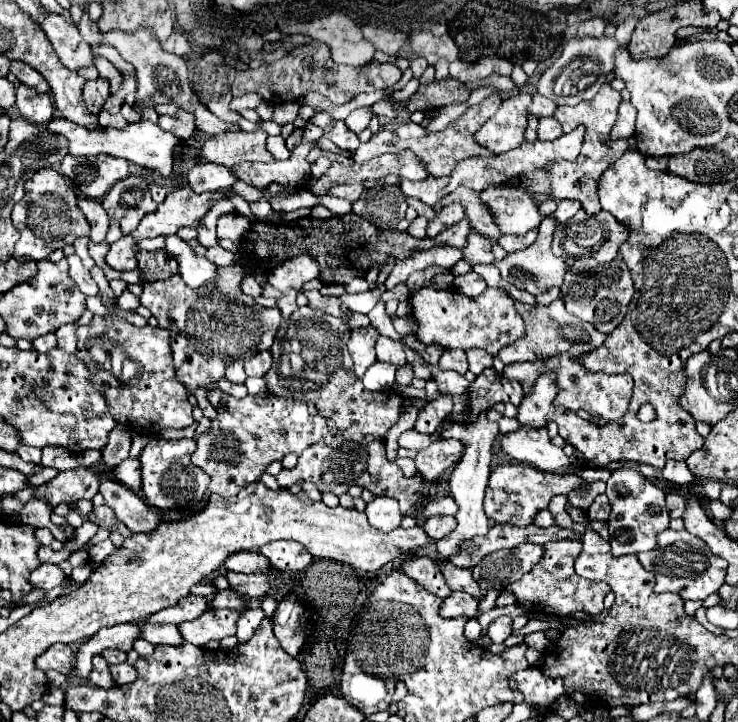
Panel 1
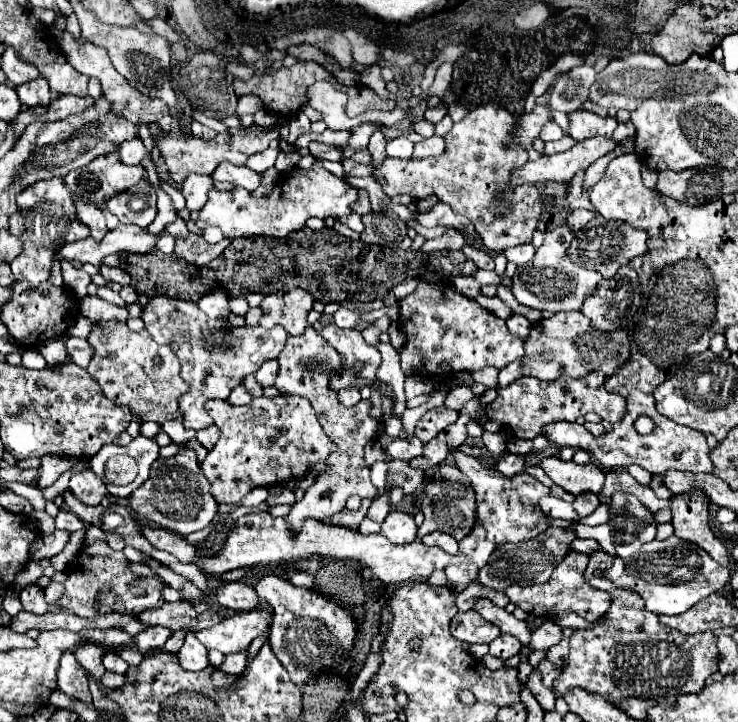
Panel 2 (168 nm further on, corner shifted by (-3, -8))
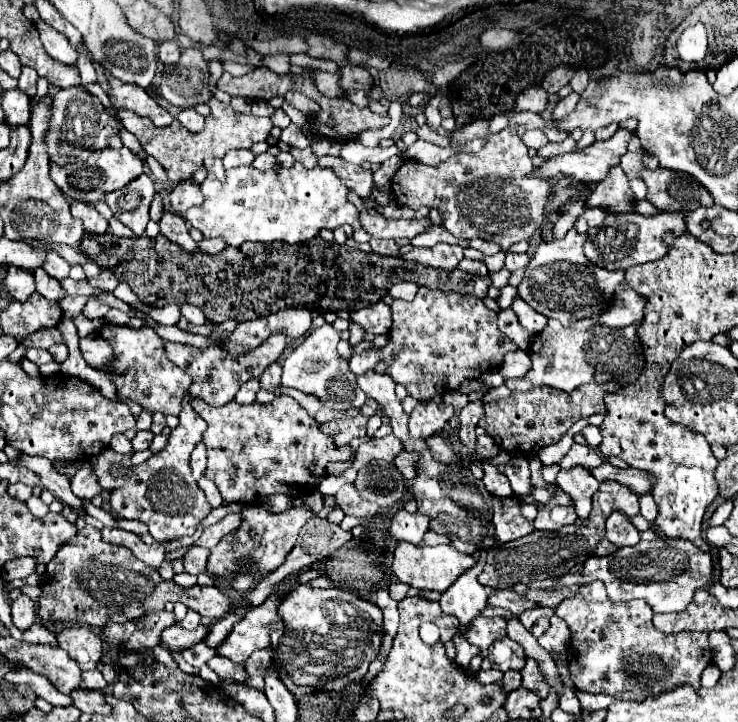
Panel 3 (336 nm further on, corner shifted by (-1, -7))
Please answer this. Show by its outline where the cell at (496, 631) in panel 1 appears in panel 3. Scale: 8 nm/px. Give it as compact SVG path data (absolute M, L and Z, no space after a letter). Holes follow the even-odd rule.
M504 637L504 639L490 645L488 659L492 661L492 667L498 669L498 671L508 671L508 669L520 671L524 667L524 663L526 663L524 649L516 641L512 641L508 637Z

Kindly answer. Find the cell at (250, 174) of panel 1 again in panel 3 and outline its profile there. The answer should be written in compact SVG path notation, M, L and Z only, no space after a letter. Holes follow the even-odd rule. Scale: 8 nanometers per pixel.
M206 159L206 161L204 161L204 167L208 169L208 173L216 175L220 181L226 179L226 171L224 171L224 165L222 165L220 159Z

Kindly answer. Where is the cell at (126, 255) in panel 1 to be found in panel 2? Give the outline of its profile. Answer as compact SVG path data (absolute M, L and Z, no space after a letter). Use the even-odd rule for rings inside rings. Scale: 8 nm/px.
M102 266L100 268L100 274L110 280L110 282L116 282L120 286L128 286L130 284L130 274L122 268L110 268L110 266Z

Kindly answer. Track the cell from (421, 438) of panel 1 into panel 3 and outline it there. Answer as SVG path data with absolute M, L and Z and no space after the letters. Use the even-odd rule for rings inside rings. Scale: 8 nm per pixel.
M388 435L382 439L368 439L364 441L354 457L354 469L362 469L366 463L378 459L378 461L394 461L394 457L404 451L404 445L398 437Z

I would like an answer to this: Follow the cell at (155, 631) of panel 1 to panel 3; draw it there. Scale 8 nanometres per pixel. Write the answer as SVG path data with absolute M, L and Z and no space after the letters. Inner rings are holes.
M214 655L214 657L208 661L208 667L210 667L220 679L236 679L238 683L244 683L246 677L248 677L242 665L236 665L236 663L232 663L228 657L222 657L222 655Z

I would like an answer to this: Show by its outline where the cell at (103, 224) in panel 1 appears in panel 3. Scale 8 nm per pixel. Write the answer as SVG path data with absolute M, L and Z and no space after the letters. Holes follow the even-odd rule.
M72 201L70 203L72 215L76 219L82 219L86 233L92 235L104 235L108 231L108 221L90 205L90 203L82 203L82 201Z

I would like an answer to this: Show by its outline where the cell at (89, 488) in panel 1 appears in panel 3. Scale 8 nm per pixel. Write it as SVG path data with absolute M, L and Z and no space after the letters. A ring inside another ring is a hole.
M84 463L84 467L70 479L70 485L72 485L72 493L84 501L90 501L92 497L102 493L102 487L98 485L96 475L88 463Z

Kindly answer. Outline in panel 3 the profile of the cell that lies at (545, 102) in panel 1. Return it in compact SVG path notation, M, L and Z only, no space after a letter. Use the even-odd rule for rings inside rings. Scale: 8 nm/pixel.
M530 129L530 131L524 133L522 141L524 141L526 147L534 147L534 149L538 149L540 145L546 145L546 143L548 143L548 137L546 137L544 131L540 131L540 129Z

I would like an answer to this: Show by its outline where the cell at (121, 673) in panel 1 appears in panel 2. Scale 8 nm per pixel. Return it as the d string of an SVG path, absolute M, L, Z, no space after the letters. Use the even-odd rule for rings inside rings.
M106 672L104 676L102 676L102 680L100 680L100 684L104 686L104 690L116 690L116 688L120 688L122 684L124 684L124 676L122 674L114 674L114 672Z

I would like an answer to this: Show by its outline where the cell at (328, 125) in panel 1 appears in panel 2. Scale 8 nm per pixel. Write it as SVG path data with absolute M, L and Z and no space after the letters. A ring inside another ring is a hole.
M310 142L310 144L308 144L308 150L310 150L310 154L312 154L314 158L318 158L318 160L332 160L332 162L336 162L336 160L340 160L340 156L342 156L342 152L340 152L336 146L318 144L318 142Z

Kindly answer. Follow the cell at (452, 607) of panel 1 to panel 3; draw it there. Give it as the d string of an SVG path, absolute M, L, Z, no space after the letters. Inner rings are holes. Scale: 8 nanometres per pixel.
M474 617L470 625L466 627L460 627L460 633L462 637L480 647L482 651L488 649L496 639L504 639L506 637L506 627L504 627L504 619L500 617Z

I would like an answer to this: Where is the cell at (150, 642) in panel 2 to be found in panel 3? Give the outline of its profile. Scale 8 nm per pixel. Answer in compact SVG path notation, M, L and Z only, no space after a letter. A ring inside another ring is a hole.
M172 625L172 627L166 627L160 635L160 643L166 647L166 649L188 649L190 645L202 641L206 635L206 627L204 625L198 625L196 631L186 631L182 629L180 625Z

